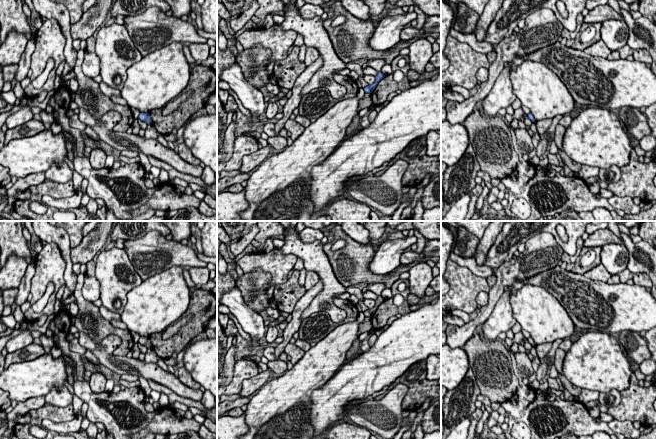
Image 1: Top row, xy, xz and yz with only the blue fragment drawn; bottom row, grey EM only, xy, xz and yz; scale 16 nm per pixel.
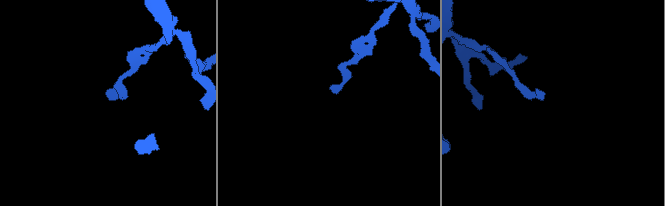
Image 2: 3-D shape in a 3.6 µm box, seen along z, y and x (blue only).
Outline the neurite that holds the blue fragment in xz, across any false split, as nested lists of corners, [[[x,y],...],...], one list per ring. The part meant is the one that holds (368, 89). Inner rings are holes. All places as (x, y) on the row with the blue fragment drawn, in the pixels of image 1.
[[[381,71],[377,72],[377,75],[375,76],[375,82],[363,88],[365,93],[372,93],[372,91],[375,89],[379,81],[383,79],[384,77],[385,75]]]

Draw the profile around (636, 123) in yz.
[[[622,107],[619,109],[619,117],[628,129],[628,133],[640,141],[644,136],[650,135],[651,130],[647,118],[638,108]]]

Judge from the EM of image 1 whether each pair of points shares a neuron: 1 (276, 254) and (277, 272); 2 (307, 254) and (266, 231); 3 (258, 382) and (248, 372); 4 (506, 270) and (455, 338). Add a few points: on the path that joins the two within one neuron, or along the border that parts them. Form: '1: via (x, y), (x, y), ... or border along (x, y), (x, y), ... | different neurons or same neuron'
1: via (276, 258), (277, 268) | same neuron
2: border along (284, 231), (282, 234) | different neurons
3: border along (258, 372), (242, 382), (242, 388), (238, 394) | different neurons
4: via (498, 288), (494, 293), (489, 308), (473, 324) | same neuron

